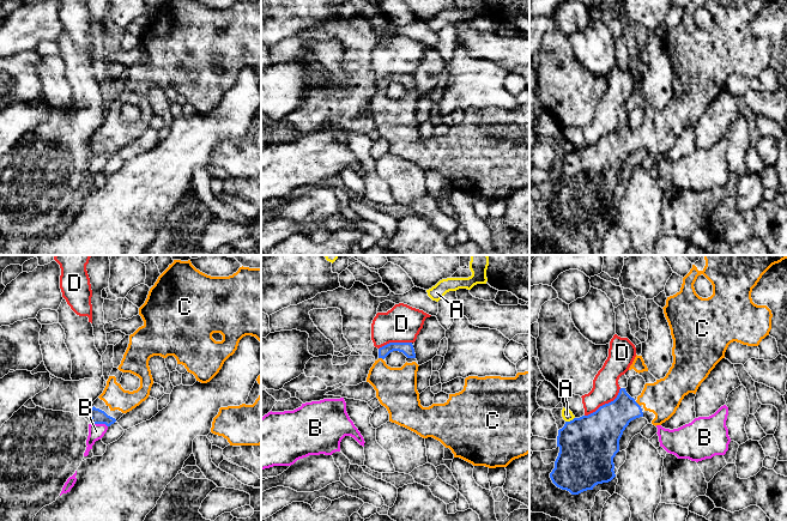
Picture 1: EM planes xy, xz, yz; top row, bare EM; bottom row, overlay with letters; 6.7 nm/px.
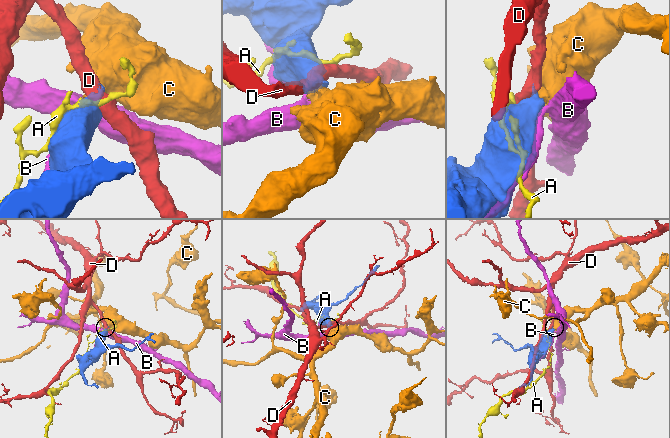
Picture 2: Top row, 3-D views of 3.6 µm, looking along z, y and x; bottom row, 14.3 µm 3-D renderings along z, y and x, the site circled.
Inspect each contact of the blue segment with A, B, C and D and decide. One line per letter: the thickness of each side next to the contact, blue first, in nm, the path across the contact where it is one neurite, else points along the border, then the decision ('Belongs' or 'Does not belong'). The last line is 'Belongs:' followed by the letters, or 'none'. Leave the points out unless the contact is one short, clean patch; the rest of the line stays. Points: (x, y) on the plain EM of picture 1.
A: Thickness 380 nm (blue) against 70 nm. Does not belong
B: Thickness 100 nm (blue) against 110 nm. Does not belong
C: Thickness 240 nm (blue) against 240 nm. Path across: yz (606, 156), (637, 135), (642, 131), (663, 129). Belongs
D: Thickness 340 nm (blue) against 180 nm. Boundary: yz (621, 120), (612, 132), (585, 147). Does not belong
Belongs: C

